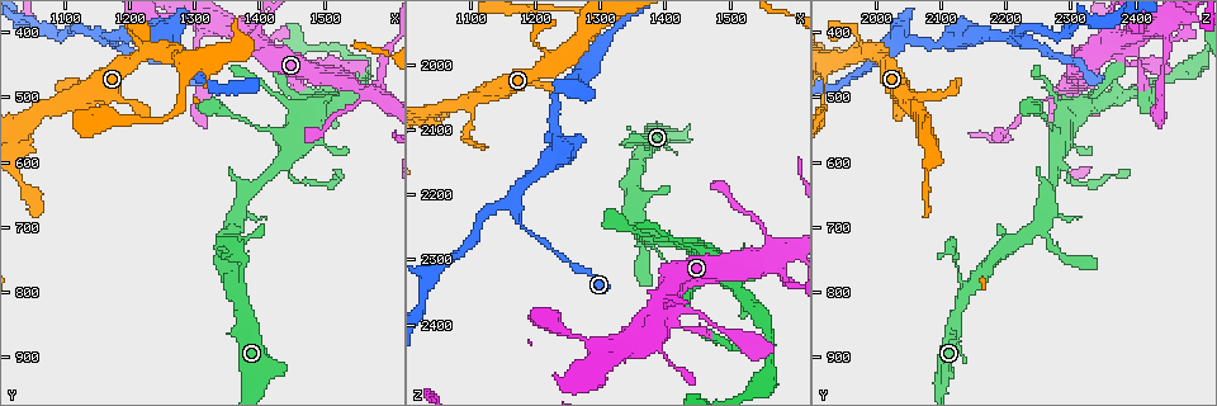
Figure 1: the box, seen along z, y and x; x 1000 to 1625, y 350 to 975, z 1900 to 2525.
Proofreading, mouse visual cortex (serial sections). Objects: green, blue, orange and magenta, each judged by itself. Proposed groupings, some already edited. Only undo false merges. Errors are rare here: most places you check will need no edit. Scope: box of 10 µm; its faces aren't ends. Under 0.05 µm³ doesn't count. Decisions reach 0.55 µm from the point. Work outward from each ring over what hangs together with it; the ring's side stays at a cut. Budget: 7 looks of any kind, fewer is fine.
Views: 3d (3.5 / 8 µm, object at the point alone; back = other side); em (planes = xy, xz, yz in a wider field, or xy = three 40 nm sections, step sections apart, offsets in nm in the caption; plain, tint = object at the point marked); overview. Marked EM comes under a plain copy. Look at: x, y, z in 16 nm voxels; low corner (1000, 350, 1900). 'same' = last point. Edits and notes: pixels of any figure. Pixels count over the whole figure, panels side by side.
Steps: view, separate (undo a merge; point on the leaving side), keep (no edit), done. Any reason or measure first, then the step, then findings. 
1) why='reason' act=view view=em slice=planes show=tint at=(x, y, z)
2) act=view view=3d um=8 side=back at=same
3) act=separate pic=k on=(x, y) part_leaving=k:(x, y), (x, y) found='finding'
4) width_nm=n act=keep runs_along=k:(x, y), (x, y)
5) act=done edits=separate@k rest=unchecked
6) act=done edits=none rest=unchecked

act=view view=3d um=3.5 side=back at=(1450, 575, 2280)

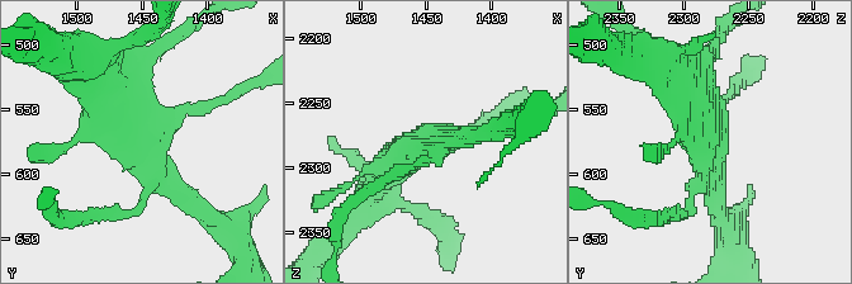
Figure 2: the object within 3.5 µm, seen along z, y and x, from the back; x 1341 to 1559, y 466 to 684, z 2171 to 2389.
act=view view=em slice=xy step=2 show=tint at=(1448, 578, 2280)

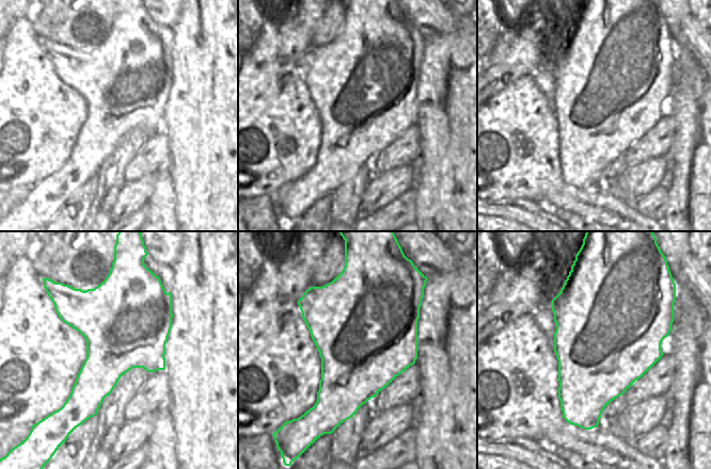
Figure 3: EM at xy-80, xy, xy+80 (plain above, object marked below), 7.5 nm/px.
why='cut it another way' act=view view=em slice=xy step=3 show=tint at=same

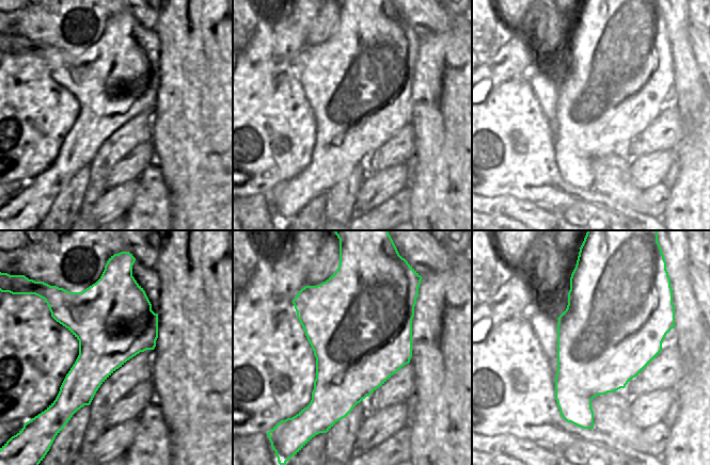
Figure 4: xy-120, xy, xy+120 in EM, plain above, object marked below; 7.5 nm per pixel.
act=keep runs_along=2:(202, 209), (128, 128), (100, 77) found='one cell here'

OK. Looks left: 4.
why='small branch off a trunk' act=view view=3d um=3.5 at=(1555, 485, 2290)

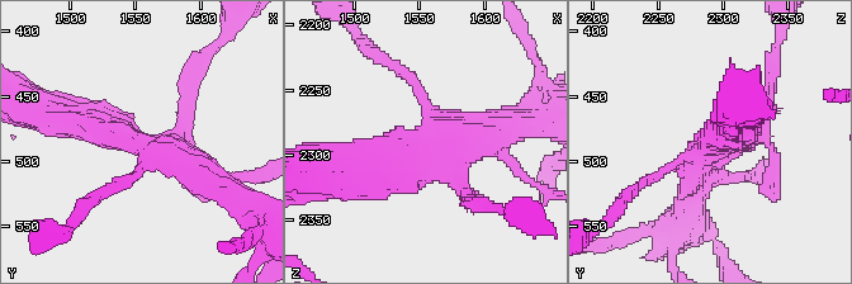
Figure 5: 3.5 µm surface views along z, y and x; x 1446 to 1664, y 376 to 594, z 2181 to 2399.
arms=4 arm_widths_nm=150,250,300,400 act=view view=em slice=planes show=tint at=(1554, 486, 2294)

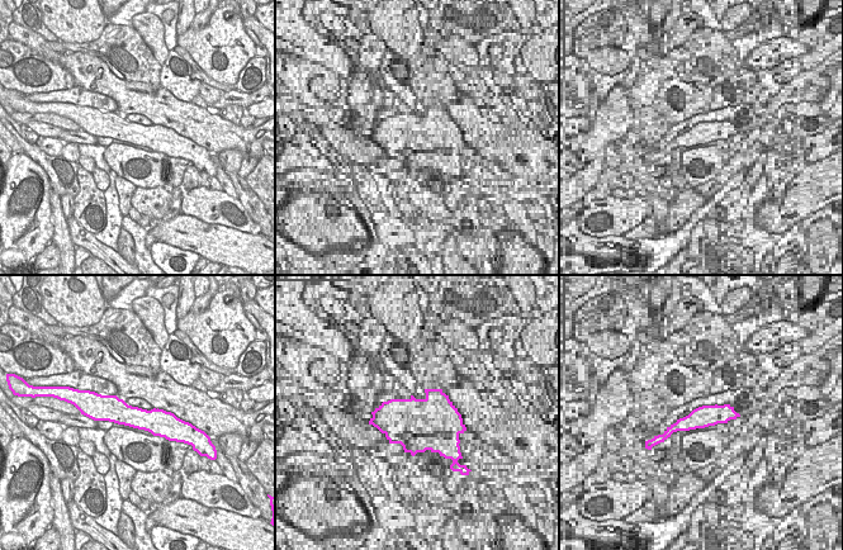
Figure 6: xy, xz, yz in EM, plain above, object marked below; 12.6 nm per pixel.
why='another direction' act=view view=em slice=xy step=3 show=tint at=same

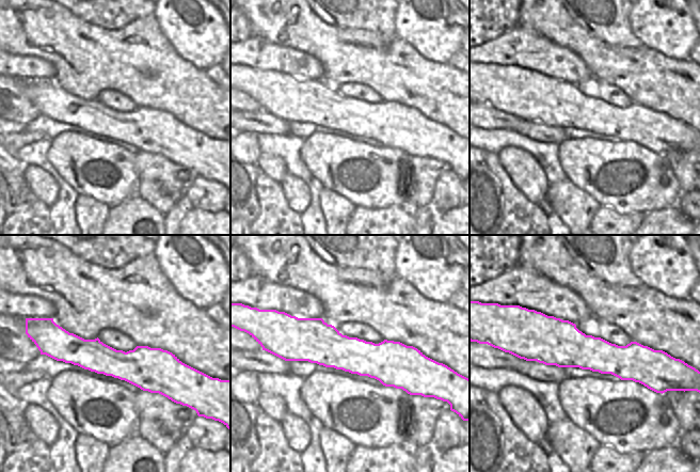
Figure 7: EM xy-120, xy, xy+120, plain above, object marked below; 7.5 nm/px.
act=keep runs_along=7:(280, 346), (420, 363) found='all the same cell'

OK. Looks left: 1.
act=done edits=none rest=unchecked

